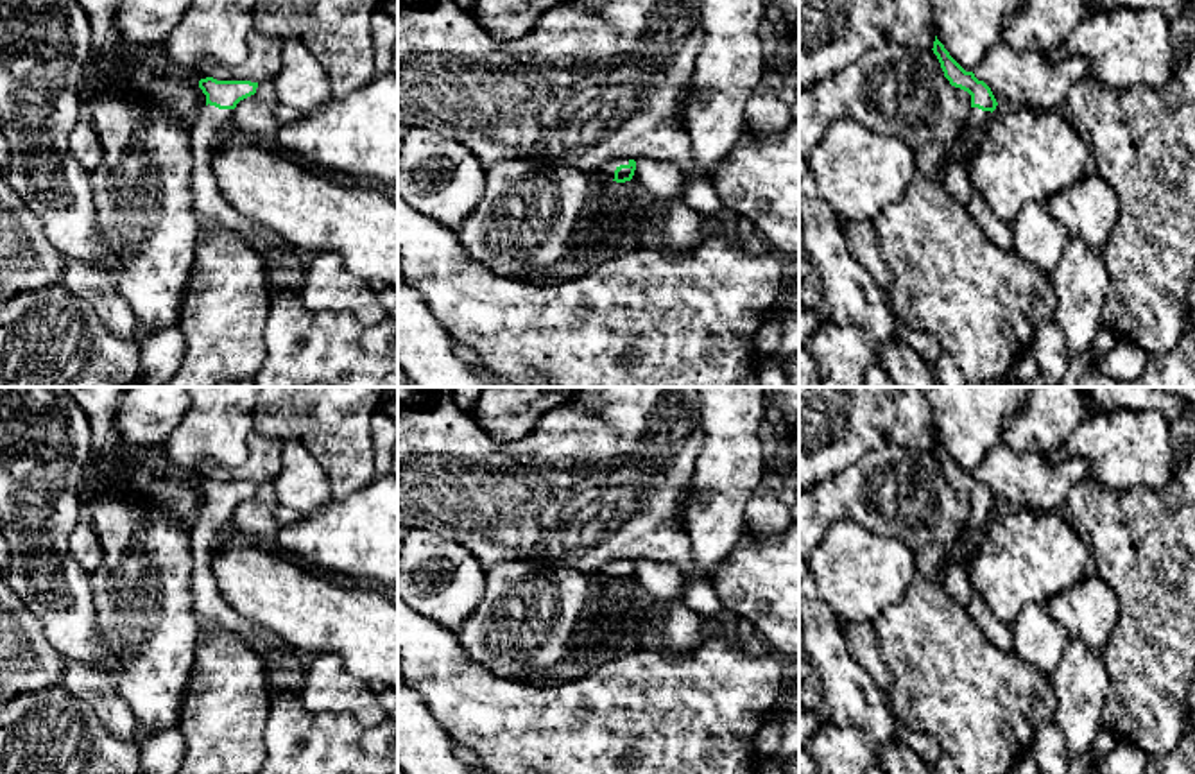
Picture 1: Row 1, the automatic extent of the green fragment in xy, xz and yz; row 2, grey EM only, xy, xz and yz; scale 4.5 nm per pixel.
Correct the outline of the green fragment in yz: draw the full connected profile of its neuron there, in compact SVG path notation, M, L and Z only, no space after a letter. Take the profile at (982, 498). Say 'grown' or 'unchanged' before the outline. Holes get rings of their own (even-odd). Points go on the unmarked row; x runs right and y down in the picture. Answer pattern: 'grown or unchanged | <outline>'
grown | M937 441L933 443L933 455L937 457L944 478L950 482L951 487L960 489L971 496L971 514L966 523L966 534L969 536L969 550L966 554L966 563L971 559L976 543L985 530L987 523L993 518L998 503L991 493L991 489L975 478L973 473L966 473L944 450L944 446Z

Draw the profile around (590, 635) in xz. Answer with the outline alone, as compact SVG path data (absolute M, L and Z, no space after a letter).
M631 582L616 584L595 598L582 616L566 652L566 661L588 658L606 643L606 622L618 622L625 615L625 604L634 600L638 591Z

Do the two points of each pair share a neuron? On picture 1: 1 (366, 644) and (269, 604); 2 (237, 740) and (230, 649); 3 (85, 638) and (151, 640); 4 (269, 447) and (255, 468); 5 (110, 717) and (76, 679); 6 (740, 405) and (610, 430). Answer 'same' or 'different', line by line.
1: same
2: same
3: different
4: same
5: same
6: different

